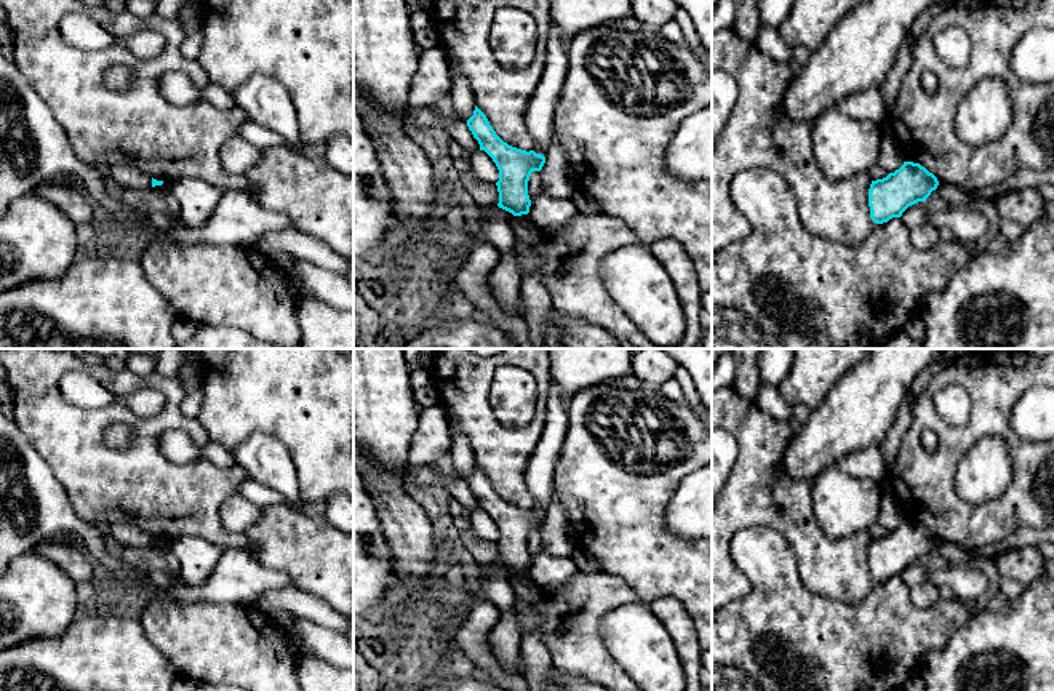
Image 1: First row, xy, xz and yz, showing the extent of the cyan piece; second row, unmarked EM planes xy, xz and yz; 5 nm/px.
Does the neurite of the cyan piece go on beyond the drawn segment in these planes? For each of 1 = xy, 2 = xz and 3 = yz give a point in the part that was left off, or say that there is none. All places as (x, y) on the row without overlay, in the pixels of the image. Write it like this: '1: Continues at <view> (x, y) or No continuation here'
1: No continuation here
2: No continuation here
3: No continuation here

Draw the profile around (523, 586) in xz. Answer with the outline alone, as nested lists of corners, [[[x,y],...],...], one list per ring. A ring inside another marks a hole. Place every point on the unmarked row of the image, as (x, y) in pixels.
[[[529,573],[510,576],[510,584],[518,600],[534,601],[539,595],[539,587]]]

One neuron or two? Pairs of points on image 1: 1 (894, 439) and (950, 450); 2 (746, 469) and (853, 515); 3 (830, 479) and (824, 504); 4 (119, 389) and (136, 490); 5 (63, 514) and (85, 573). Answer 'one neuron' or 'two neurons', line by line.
1: two neurons
2: two neurons
3: one neuron
4: one neuron
5: two neurons

